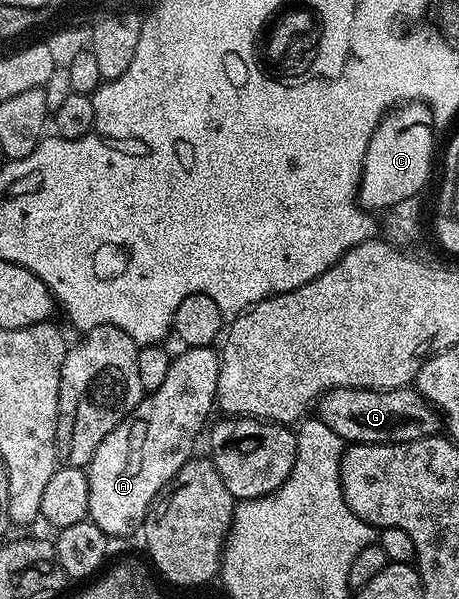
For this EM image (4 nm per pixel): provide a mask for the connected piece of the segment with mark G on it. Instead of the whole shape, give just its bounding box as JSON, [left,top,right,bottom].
[318,387,442,445]

